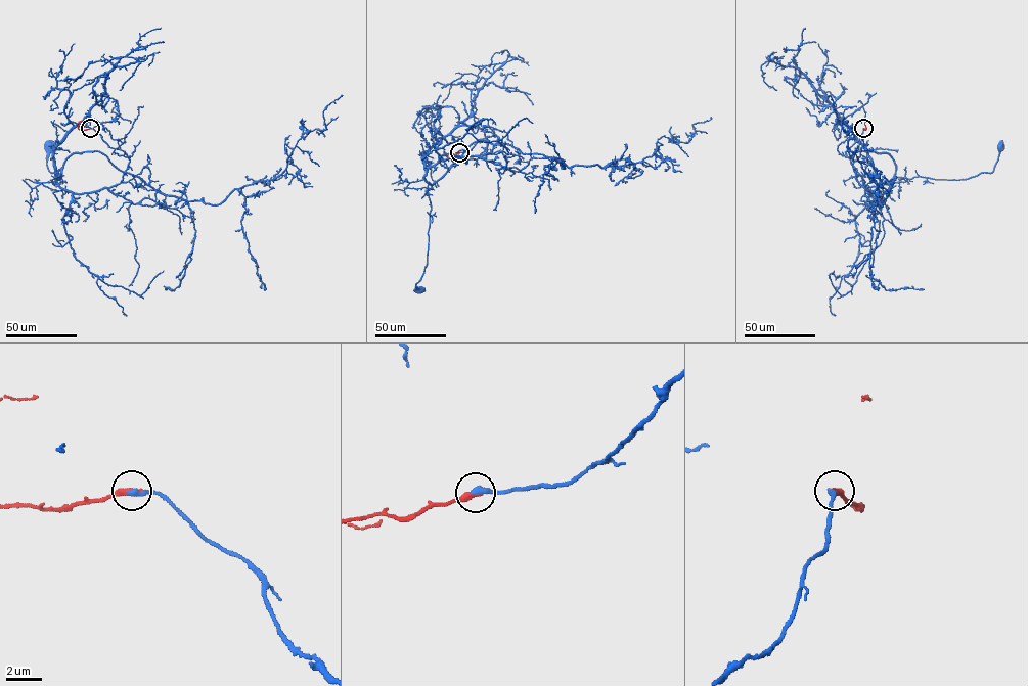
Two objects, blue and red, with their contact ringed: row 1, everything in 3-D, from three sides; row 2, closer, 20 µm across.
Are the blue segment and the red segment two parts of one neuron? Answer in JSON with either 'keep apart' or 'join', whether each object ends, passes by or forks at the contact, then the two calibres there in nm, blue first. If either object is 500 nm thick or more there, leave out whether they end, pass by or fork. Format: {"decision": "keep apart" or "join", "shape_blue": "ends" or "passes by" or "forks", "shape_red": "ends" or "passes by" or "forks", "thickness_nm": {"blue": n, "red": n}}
{"decision": "join", "shape_blue": "ends", "shape_red": "ends", "thickness_nm": {"blue": 360, "red": 400}}

